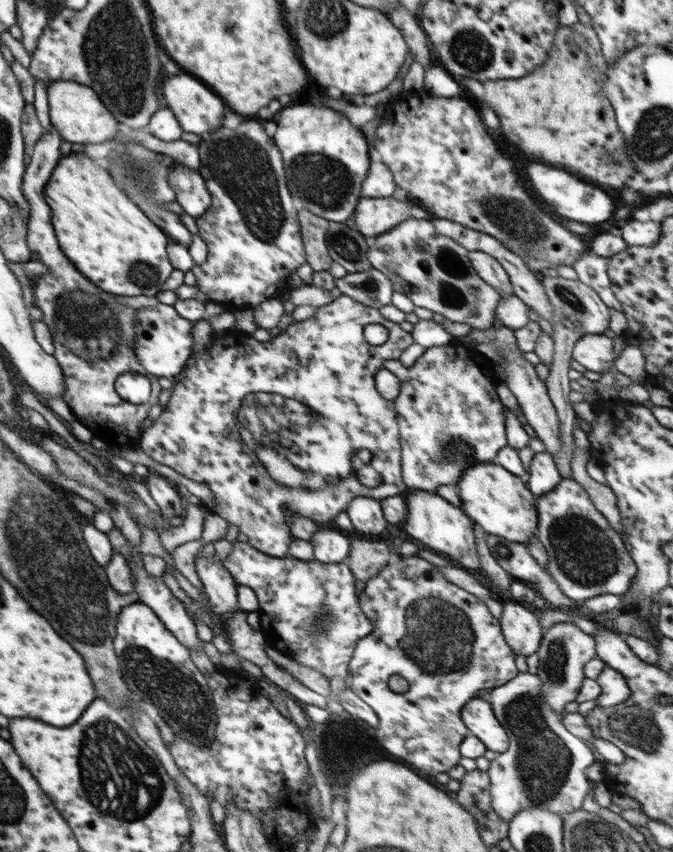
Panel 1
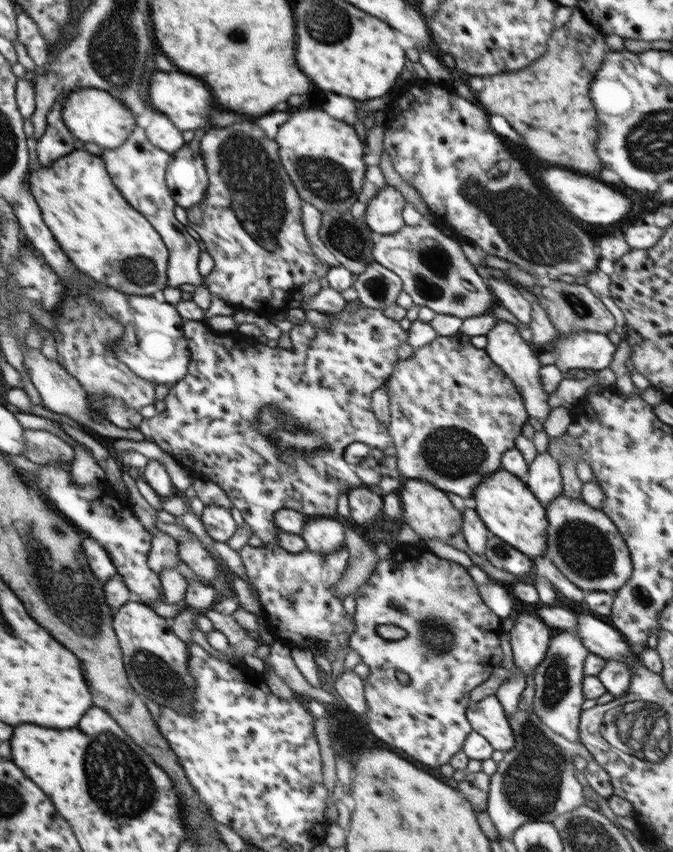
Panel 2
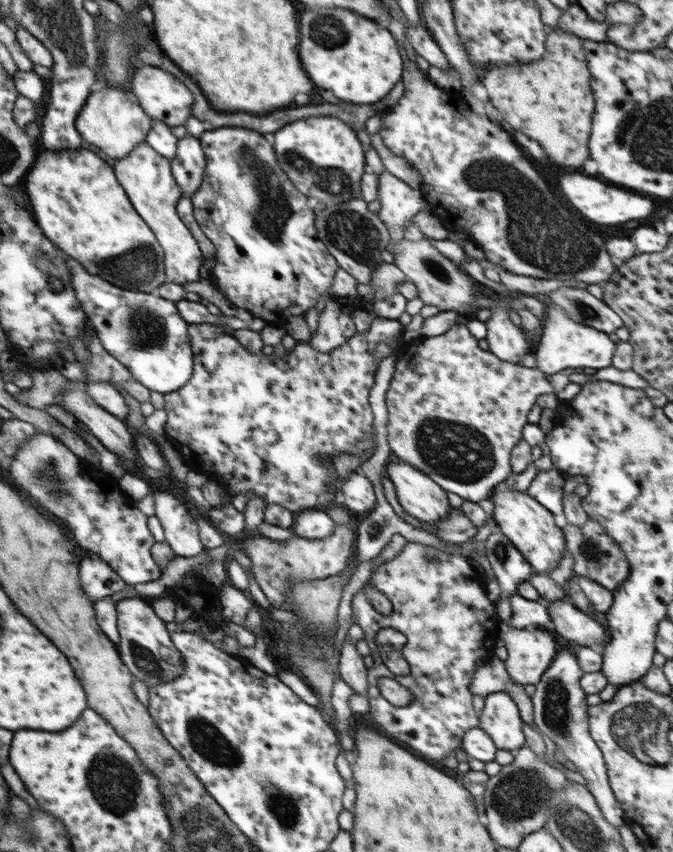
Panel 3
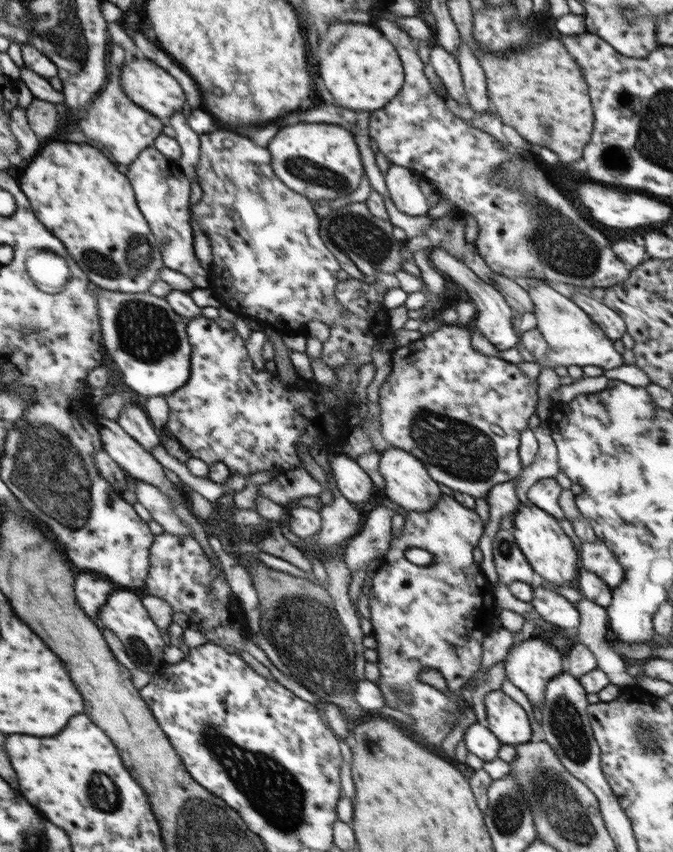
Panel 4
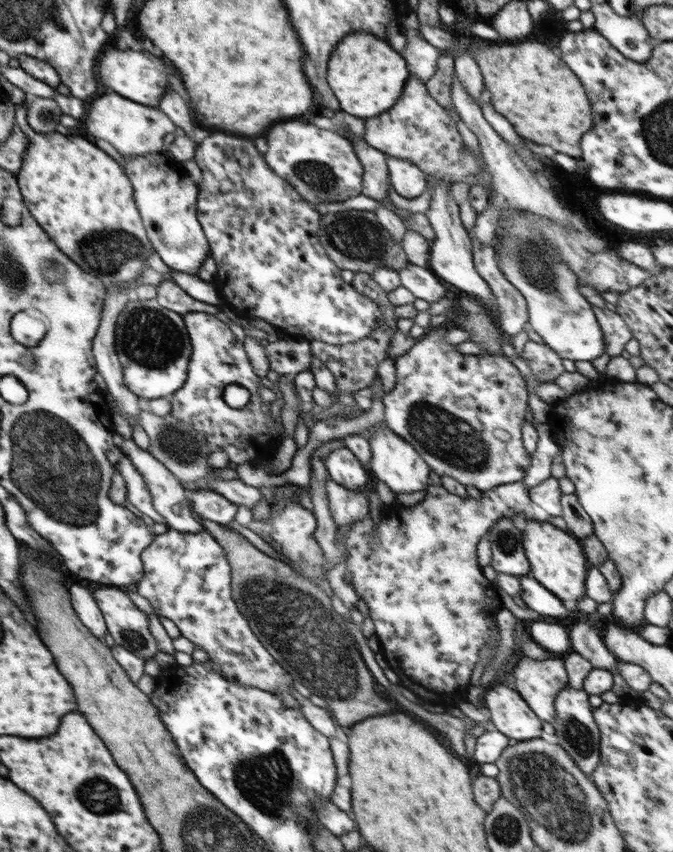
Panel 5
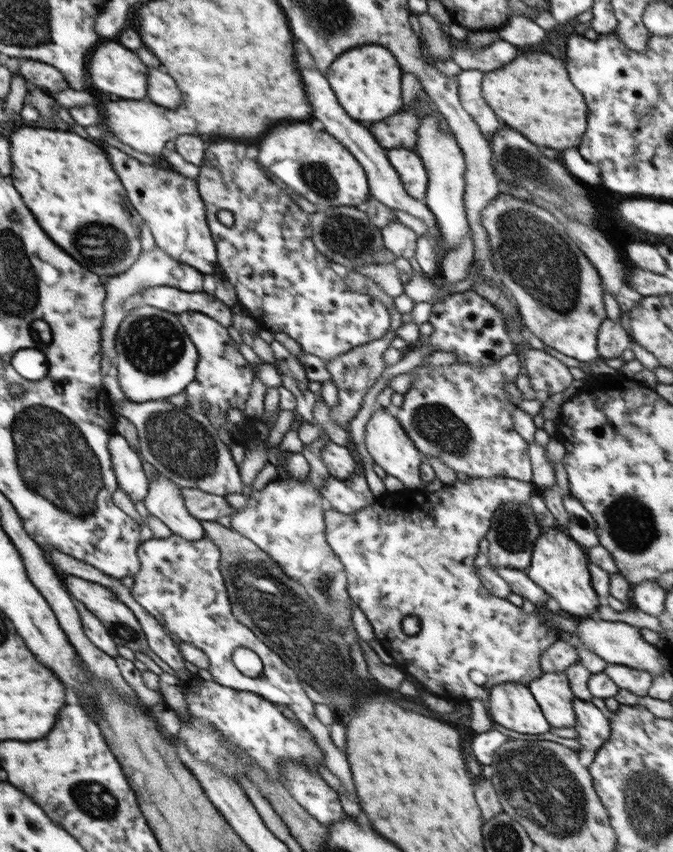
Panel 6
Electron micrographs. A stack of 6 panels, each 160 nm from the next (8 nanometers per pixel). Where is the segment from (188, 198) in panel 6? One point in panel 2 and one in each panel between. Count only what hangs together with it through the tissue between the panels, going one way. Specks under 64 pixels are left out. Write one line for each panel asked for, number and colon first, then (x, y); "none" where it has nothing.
2: (138, 168)
3: (146, 176)
4: (162, 191)
5: (166, 197)

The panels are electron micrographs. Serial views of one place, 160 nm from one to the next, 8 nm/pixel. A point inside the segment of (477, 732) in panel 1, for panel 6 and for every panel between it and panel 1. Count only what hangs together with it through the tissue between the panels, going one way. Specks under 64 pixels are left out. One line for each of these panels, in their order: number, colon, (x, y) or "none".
2: (487, 716)
3: (500, 719)
4: (508, 720)
5: (510, 714)
6: (512, 705)

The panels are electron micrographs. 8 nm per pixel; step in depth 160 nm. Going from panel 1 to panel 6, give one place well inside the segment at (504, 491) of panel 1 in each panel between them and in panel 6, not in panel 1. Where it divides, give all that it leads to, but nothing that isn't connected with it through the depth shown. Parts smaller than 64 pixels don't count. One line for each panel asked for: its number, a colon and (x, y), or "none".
2: (506, 505)
3: (530, 527)
4: (551, 554)
5: (557, 561)
6: (559, 566)

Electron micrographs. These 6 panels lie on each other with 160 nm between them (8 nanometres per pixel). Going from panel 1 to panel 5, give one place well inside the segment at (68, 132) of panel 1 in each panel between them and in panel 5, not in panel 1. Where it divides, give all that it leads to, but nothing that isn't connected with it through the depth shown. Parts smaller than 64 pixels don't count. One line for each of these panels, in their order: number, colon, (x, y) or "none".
2: (91, 115)
3: (111, 119)
4: (124, 128)
5: (133, 129)

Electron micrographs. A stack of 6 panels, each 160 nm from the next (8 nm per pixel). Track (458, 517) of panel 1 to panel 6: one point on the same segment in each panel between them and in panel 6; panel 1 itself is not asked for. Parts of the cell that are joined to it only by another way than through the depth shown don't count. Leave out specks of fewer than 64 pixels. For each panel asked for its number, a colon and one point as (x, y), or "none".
2: (427, 509)
3: (420, 496)
4: (407, 482)
5: (394, 461)
6: (387, 442)

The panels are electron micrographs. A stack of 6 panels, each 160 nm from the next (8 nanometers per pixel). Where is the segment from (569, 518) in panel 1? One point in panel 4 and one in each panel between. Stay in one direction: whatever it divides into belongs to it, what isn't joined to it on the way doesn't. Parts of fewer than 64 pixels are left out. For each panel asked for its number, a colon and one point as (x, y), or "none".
2: (583, 543)
3: (596, 556)
4: (595, 557)

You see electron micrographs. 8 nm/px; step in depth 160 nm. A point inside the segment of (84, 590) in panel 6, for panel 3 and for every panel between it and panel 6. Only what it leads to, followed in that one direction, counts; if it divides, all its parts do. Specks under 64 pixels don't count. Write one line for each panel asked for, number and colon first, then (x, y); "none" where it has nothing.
3: (146, 649)
4: (123, 612)
5: (128, 625)

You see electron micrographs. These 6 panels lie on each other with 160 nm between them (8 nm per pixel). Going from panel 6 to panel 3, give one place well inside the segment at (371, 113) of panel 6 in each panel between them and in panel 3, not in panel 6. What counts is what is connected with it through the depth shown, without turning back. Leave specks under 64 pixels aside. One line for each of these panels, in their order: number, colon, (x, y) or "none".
3: (351, 55)
4: (362, 70)
5: (367, 76)

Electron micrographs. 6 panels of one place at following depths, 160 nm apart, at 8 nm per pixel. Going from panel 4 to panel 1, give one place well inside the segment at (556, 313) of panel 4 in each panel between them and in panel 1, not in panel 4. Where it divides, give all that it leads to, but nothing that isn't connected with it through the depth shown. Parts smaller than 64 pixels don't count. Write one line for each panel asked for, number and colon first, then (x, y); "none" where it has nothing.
1: (595, 352)
2: (586, 350)
3: (565, 343)

